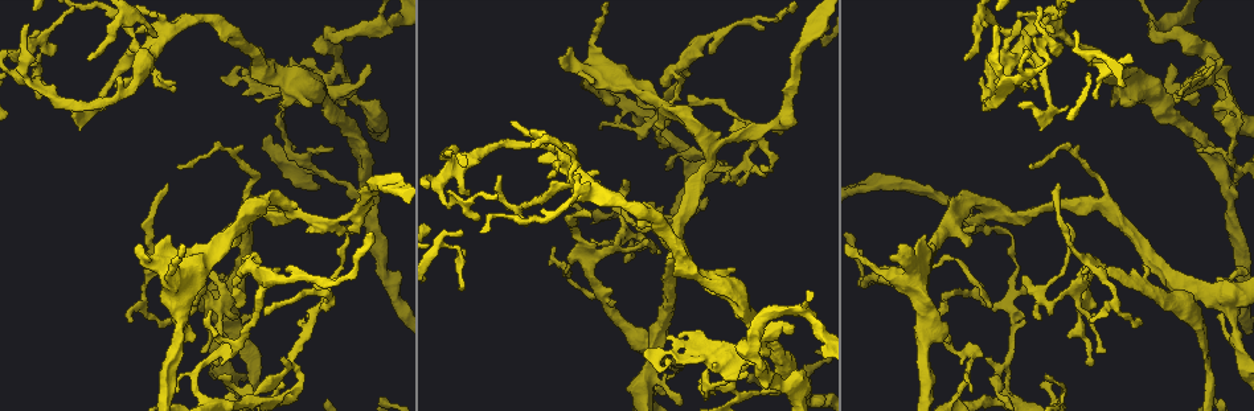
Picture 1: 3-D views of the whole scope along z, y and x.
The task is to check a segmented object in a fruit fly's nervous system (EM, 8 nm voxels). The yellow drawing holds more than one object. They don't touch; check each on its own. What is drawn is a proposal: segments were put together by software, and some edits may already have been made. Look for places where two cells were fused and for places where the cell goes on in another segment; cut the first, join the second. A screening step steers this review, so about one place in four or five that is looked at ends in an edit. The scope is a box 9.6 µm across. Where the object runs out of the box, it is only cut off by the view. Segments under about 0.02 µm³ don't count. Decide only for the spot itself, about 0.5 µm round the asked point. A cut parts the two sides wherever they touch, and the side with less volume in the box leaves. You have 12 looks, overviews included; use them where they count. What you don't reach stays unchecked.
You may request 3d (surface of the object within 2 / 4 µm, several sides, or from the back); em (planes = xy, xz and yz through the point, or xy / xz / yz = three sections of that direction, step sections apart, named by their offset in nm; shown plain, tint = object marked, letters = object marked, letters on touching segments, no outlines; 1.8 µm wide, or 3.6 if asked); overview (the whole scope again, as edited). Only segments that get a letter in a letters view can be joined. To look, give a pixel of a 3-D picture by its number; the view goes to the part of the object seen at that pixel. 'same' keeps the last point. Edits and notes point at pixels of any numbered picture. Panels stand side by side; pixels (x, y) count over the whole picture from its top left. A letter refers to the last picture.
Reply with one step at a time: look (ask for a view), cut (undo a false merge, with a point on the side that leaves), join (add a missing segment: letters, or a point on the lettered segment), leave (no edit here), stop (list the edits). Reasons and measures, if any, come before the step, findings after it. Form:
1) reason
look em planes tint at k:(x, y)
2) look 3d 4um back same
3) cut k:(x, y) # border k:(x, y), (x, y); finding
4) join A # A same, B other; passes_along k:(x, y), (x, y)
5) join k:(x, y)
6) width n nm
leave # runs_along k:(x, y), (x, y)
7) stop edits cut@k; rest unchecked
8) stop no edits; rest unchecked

three arms meet
look em planes letters at 1:(757, 133)

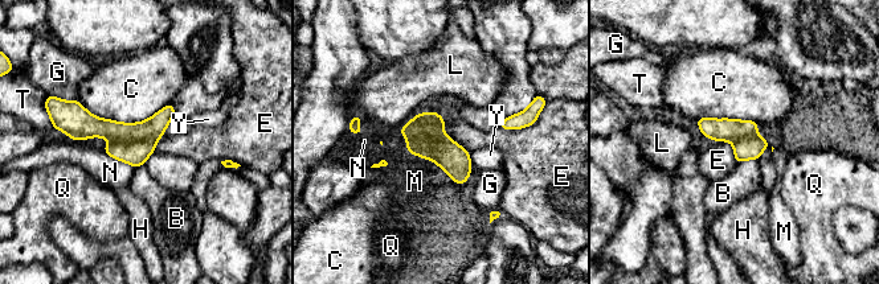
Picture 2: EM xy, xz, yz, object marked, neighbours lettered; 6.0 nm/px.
cut 2:(135, 152) # B other, C other, E other, G other, H other, L other, M other, N other, Q other, T other, Y other; border 2:(158, 138), (109, 142); two cells meet here

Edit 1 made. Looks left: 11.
abrupt turn
look em xz step 16 letters at 1:(654, 339)

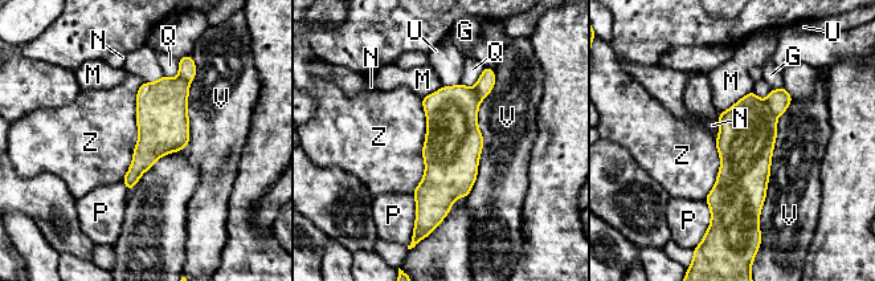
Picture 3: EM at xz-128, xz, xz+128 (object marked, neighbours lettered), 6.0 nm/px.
cut 3:(779, 100) # G other, M other, N other, P other, Q other, U other, V other, Z other; border 3:(765, 100), (776, 117); a second cell is stuck on

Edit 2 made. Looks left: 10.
free end
look 3d 2um at 1:(1067, 106)

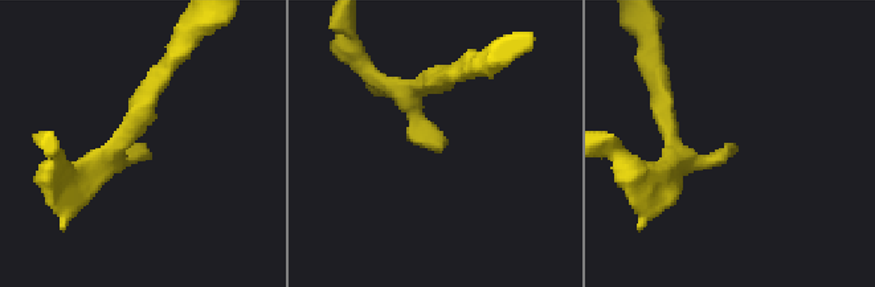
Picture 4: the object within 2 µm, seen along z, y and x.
look em planes letters at 4:(148, 148)

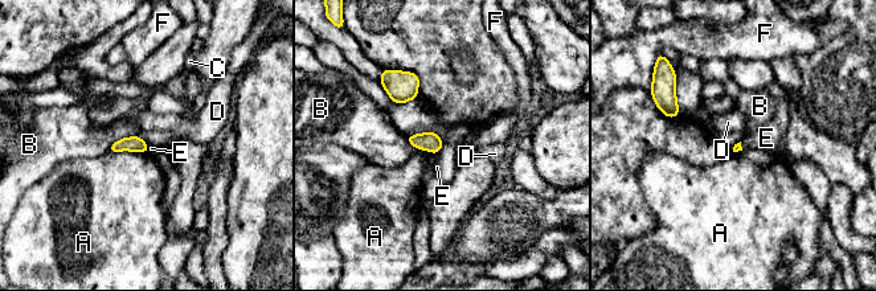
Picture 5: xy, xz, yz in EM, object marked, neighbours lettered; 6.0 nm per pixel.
leave # A other, B other, C other, D other, E other, F other; border 5:(443, 144), (436, 154); no lettered segment goes on from it

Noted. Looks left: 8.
look overview

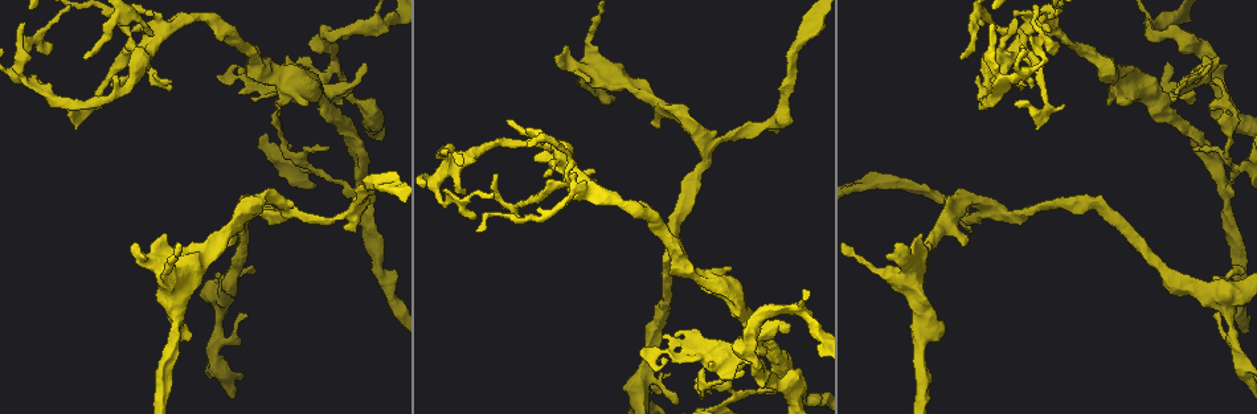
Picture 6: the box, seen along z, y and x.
thick turns thin
look em planes tint at 6:(1001, 58)

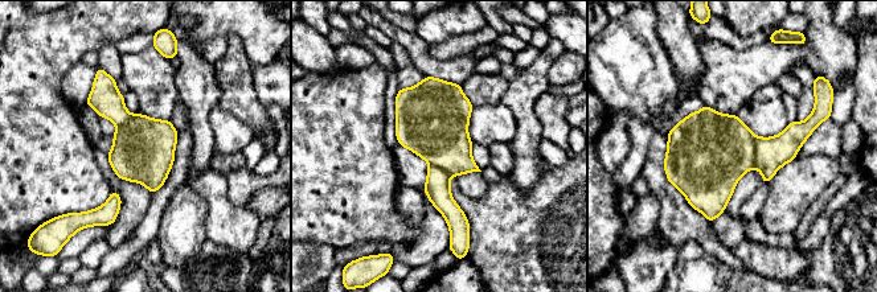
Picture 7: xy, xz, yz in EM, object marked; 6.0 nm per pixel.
see the neighbours
look em planes letters same

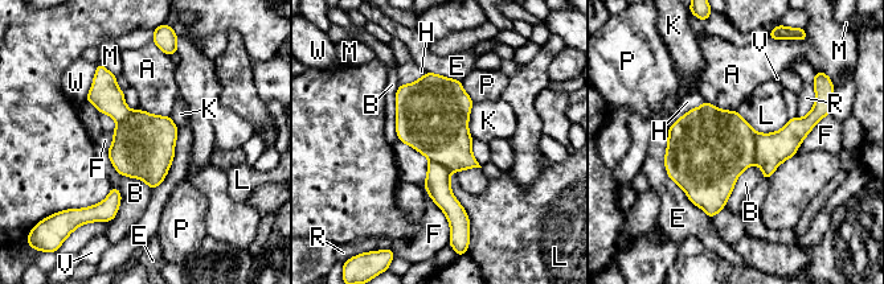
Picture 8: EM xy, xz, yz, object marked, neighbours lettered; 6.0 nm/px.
width 380 nm; longest_contact F 650 nm
leave # A other, B other, E other, F other, H other, K other, L other, M other, P other, R other, V other, W other; continuous, no second cell

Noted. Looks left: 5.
stop edits cut@2, cut@3; rest unchecked

